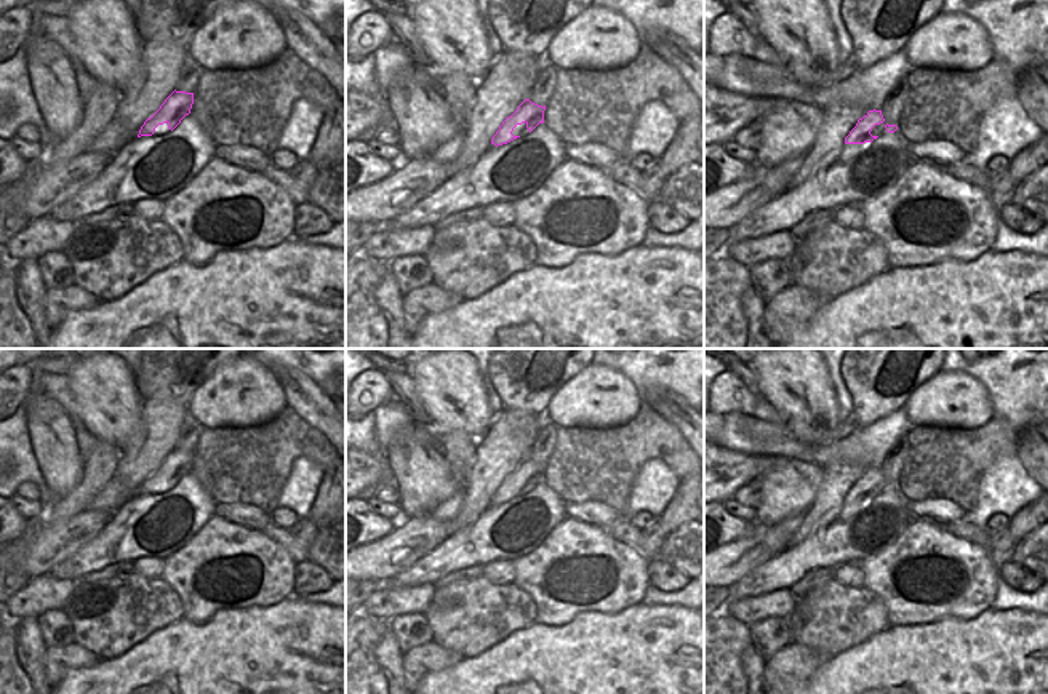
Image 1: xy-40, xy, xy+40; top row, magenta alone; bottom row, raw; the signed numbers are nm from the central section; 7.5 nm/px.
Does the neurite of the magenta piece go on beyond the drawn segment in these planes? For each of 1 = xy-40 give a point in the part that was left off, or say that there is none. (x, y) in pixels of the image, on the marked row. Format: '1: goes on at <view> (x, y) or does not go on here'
1: does not go on here

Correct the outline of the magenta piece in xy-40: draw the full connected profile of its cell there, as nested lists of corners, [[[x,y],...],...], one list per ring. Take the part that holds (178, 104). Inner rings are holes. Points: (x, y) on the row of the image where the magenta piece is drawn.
[[[173,91],[160,109],[144,122],[139,130],[138,138],[141,136],[152,136],[158,125],[166,123],[168,128],[173,131],[181,120],[190,114],[194,104],[194,93],[186,91]]]

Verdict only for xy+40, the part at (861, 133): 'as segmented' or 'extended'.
extended

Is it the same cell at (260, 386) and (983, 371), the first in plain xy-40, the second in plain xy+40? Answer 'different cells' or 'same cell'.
different cells

